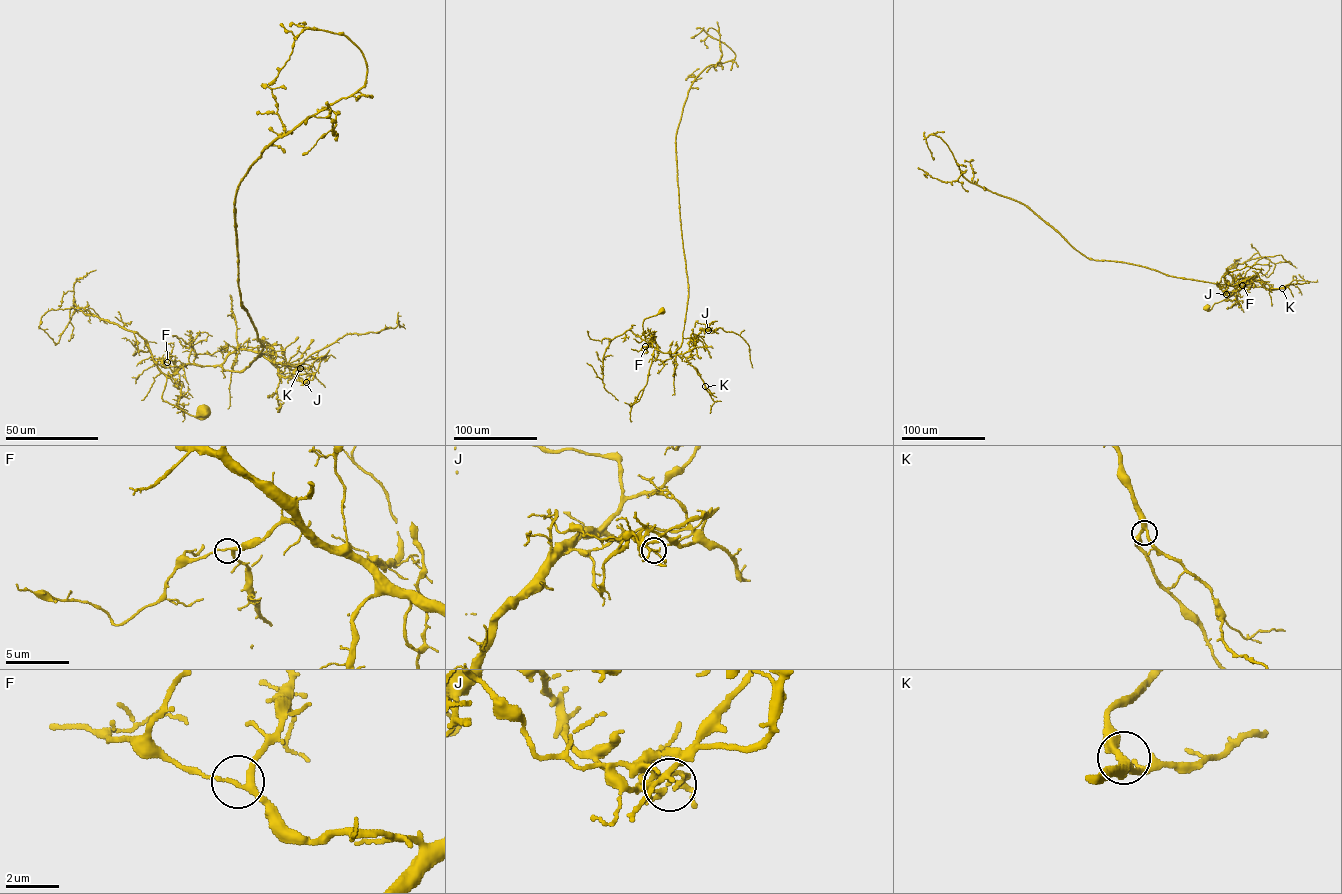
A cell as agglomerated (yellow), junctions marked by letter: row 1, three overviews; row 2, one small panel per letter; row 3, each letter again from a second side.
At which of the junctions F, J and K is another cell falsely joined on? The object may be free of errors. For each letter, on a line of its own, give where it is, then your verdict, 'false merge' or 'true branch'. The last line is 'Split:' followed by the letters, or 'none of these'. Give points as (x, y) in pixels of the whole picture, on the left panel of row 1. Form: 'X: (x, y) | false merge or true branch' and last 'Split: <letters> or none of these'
F: (167, 362) | true branch
J: (306, 382) | false merge
K: (300, 368) | true branch
Split: J

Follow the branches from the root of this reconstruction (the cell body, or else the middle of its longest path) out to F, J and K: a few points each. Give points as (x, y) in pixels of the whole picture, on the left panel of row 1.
F: (206, 413), (192, 416), (162, 399), (166, 378), (180, 368), (167, 362)
J: (206, 413), (164, 401), (166, 378), (244, 349), (306, 382)
K: (206, 413), (192, 416), (164, 401), (166, 378), (186, 365), (220, 365), (236, 350), (255, 347), (300, 368)

